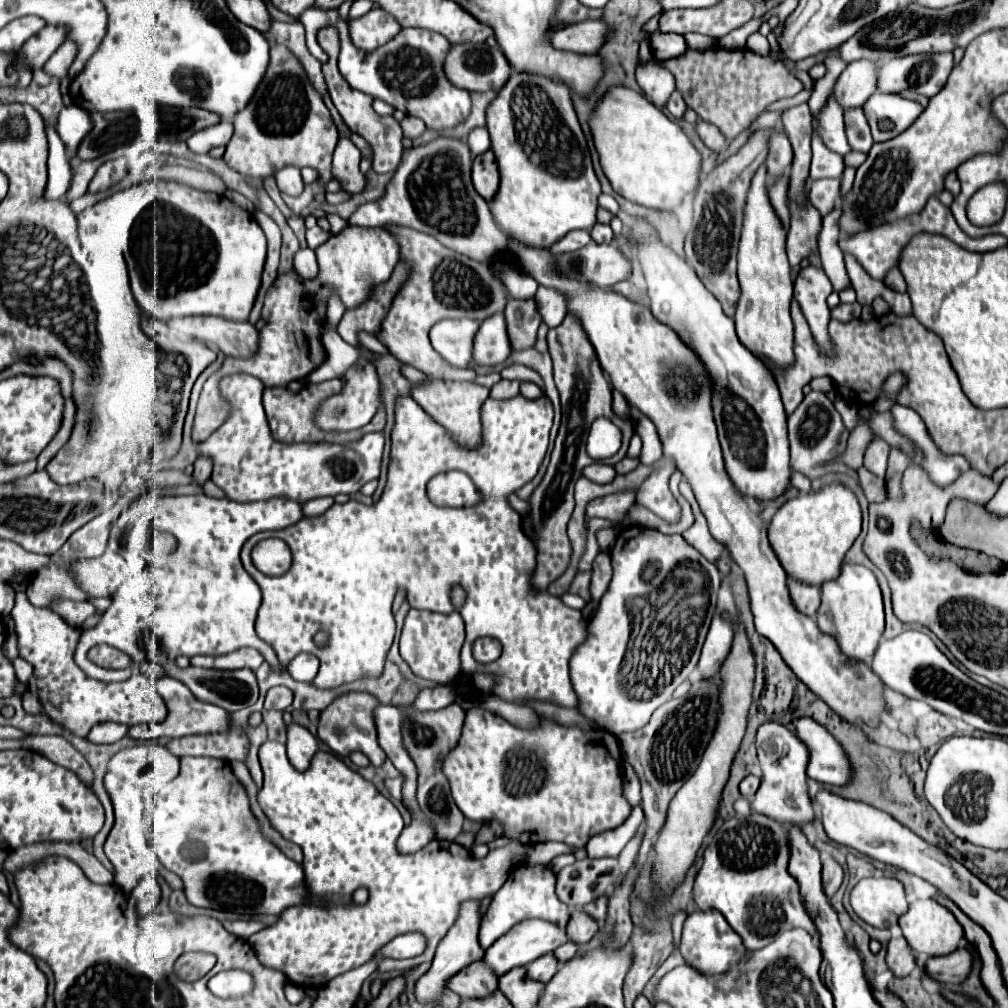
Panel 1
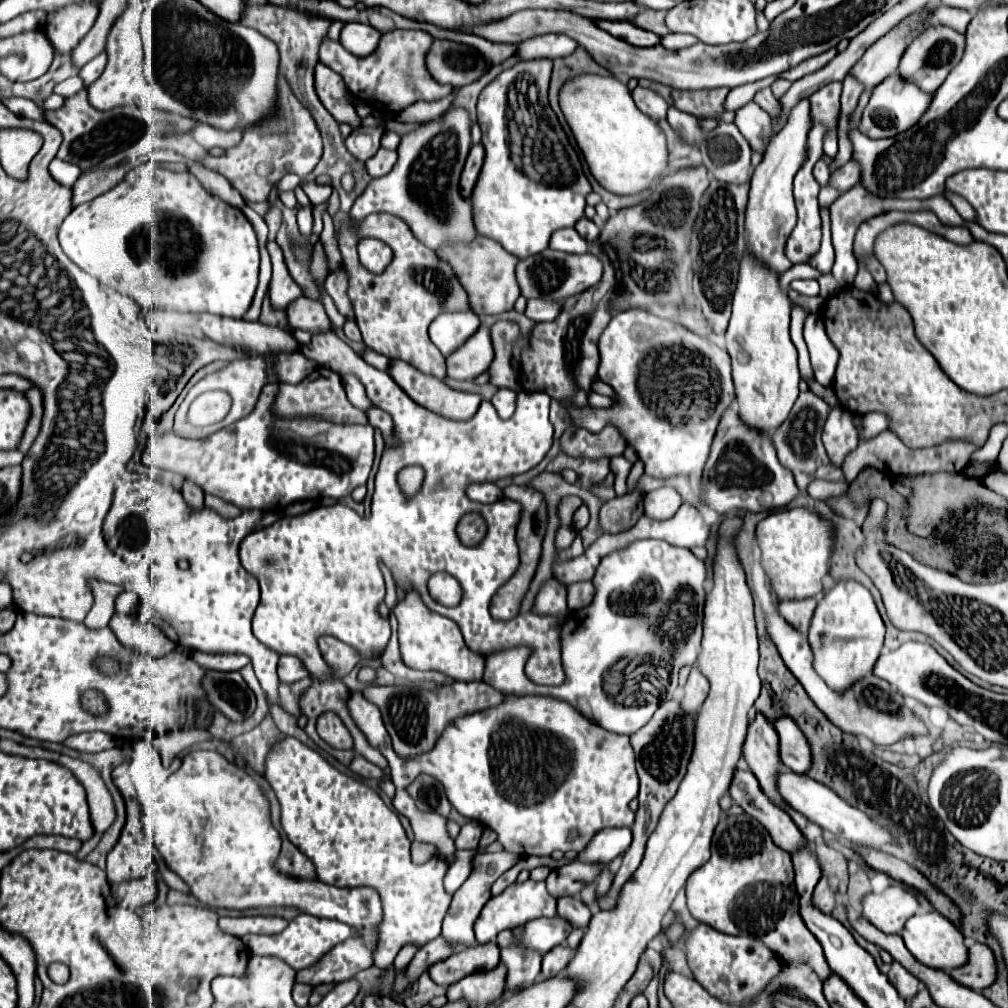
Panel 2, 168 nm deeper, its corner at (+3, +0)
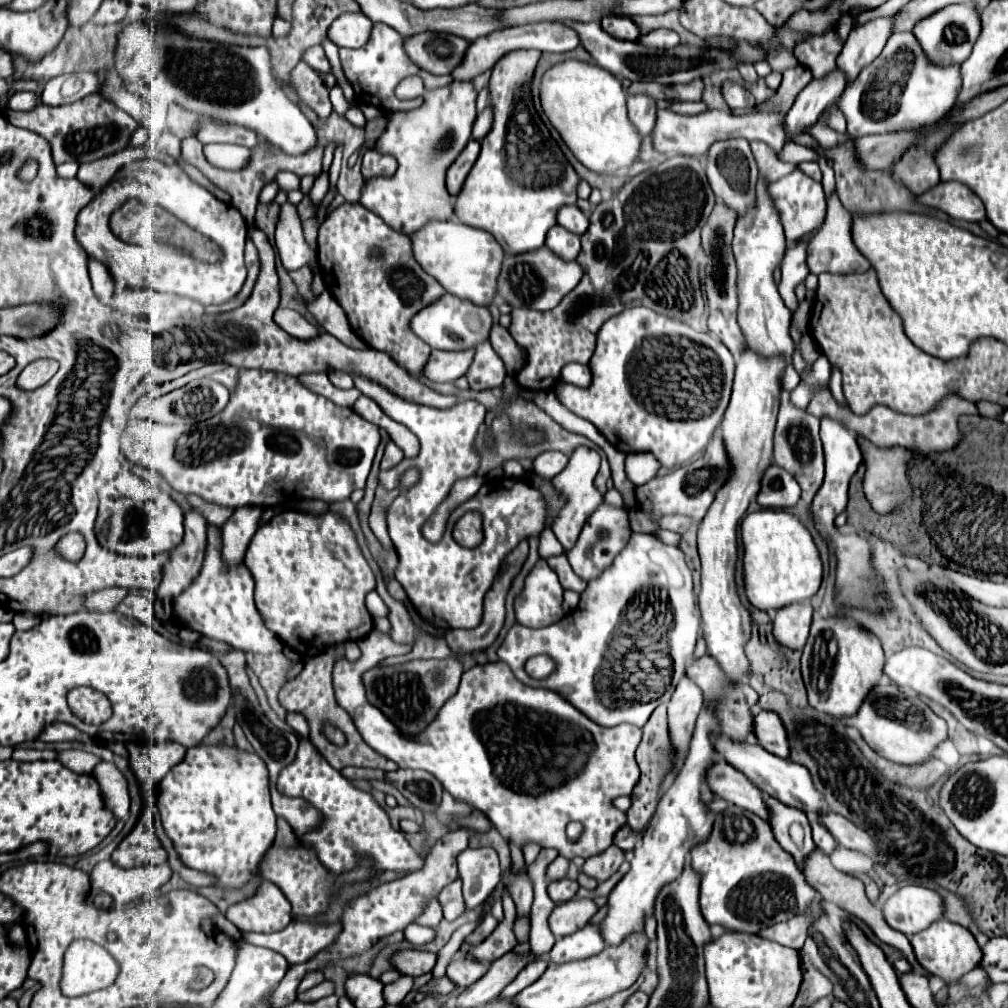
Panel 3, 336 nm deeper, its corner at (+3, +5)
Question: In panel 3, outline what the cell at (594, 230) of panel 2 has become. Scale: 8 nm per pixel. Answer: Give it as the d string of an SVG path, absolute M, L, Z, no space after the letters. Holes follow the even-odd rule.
M562 207L558 211L558 225L576 235L584 235L588 231L588 219L578 207Z

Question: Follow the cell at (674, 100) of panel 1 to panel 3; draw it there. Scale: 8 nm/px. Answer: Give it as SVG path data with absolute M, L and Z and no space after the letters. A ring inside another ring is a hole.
M660 109L656 127L654 127L654 147L670 155L704 155L716 139L744 137L748 141L764 141L774 151L780 151L784 145L784 113L782 111L754 111L744 115L732 115L728 111L706 111L700 115L678 115L670 109Z

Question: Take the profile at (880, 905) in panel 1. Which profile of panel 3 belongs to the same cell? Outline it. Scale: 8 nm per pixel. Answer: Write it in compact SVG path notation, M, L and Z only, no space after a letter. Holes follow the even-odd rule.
M920 885L900 887L884 901L882 915L886 923L912 937L914 931L922 931L928 923L934 923L944 913L944 903L936 891Z

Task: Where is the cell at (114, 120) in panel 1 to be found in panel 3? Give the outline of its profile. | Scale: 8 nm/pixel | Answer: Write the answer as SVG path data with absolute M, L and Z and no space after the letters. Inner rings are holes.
M92 93L80 101L52 107L40 103L32 111L4 111L12 123L30 131L36 131L44 135L50 145L52 145L52 155L54 163L66 163L66 161L76 161L76 163L86 163L92 159L100 159L104 155L114 155L116 151L122 151L128 147L132 133L140 127L140 123L130 117L124 109L114 105L108 99L102 99L98 93Z

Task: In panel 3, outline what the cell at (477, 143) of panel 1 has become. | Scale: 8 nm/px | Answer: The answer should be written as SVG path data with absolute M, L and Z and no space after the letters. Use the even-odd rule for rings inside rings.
M484 109L482 113L478 113L476 121L474 121L474 131L472 131L472 137L474 139L482 139L486 135L486 131L492 127L492 111Z

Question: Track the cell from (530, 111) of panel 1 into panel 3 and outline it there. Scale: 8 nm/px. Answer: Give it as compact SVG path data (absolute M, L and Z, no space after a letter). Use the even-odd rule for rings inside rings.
M514 51L512 55L504 55L500 63L494 65L490 77L490 107L494 113L492 129L482 139L482 151L478 163L472 167L464 191L456 197L456 217L470 227L478 227L490 231L496 241L504 247L508 255L518 255L524 251L534 251L544 245L546 233L556 225L558 209L564 205L576 205L578 195L576 187L580 183L578 173L566 161L560 145L552 139L548 127L542 123L538 111L532 103L532 75L540 61L540 51Z

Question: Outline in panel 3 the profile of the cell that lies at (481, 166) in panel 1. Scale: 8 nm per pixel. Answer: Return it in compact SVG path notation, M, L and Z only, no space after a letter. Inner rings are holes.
M472 139L466 145L466 149L460 153L456 163L452 163L452 167L448 169L448 177L446 177L446 185L448 185L450 195L458 195L462 191L462 185L478 159L478 153L480 153L480 141Z

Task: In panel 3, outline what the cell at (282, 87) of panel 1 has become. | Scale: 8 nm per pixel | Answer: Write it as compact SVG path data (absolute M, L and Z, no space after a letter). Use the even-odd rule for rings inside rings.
M188 137L188 139L182 141L182 159L192 163L194 167L198 167L218 189L226 191L232 197L232 205L244 215L244 219L248 223L252 223L252 219L254 219L254 211L256 211L256 205L258 205L258 195L260 195L260 191L262 191L262 187L266 183L274 181L274 177L280 171L292 171L298 177L318 175L322 171L322 155L324 155L324 145L322 143L314 145L310 151L306 151L302 155L288 155L280 147L274 147L270 143L258 143L252 149L250 161L248 161L248 165L244 169L240 169L240 171L226 171L226 169L220 169L220 167L214 167L212 163L208 163L208 159L204 155L204 145L196 137Z

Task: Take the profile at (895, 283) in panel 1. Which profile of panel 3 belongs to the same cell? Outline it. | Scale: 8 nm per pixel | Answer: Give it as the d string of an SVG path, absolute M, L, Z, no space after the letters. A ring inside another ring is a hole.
M836 195L828 201L828 215L826 215L824 227L812 237L808 245L808 267L810 267L810 273L814 275L820 275L824 271L864 273L870 269L870 261L864 259L864 255L860 253L860 249L854 245L854 239L852 239L852 213L842 207Z

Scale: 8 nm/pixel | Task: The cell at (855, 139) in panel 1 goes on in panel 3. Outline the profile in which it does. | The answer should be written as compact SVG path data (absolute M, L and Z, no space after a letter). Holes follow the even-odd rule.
M880 17L850 31L844 49L836 59L836 65L846 75L846 83L852 83L860 75L860 71L870 65L876 55L882 53L890 37L890 27L892 17Z

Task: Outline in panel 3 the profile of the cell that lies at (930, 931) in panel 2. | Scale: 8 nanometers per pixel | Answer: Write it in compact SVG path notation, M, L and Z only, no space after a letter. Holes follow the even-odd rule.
M938 919L924 931L918 931L916 935L912 935L910 943L916 951L916 959L920 959L920 965L928 969L932 975L944 979L946 983L958 981L964 973L972 971L976 963L980 963L980 947L974 941L974 935L966 927L956 925L948 919Z

